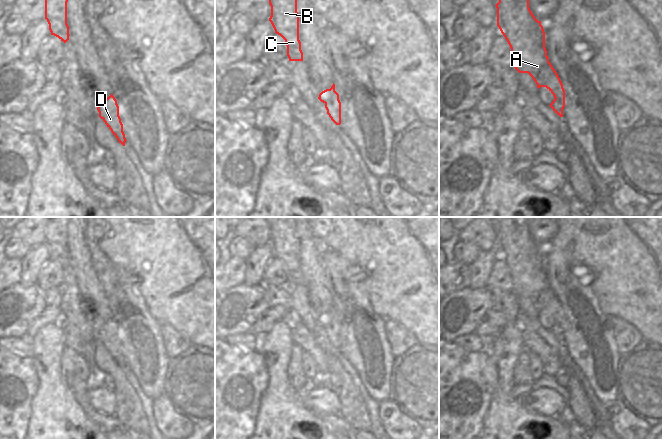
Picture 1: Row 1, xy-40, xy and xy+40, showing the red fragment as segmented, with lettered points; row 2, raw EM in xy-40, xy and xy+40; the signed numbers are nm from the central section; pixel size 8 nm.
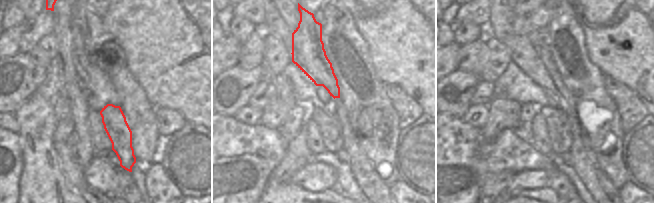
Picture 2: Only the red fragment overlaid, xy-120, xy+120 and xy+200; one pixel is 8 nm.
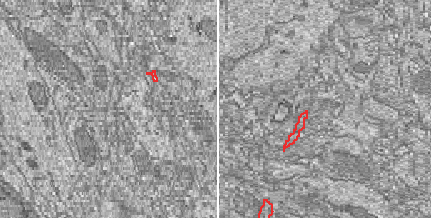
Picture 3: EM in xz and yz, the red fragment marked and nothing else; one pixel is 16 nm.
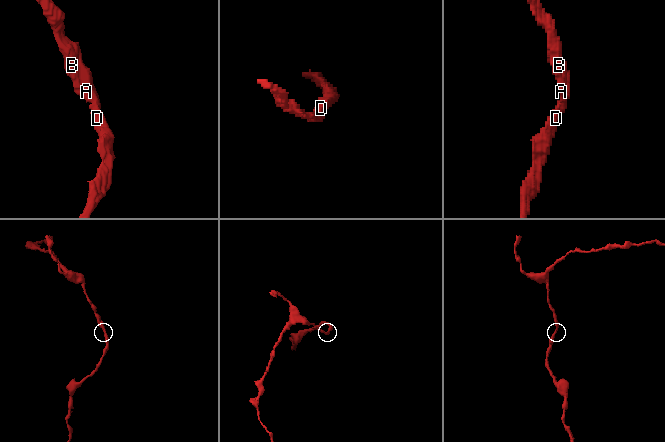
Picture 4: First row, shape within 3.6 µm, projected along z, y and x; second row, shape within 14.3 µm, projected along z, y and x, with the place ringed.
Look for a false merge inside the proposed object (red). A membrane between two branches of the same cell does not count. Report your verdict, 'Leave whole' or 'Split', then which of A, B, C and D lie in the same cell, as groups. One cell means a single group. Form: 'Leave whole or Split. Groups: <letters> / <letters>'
Leave whole. Groups: A B C D.

